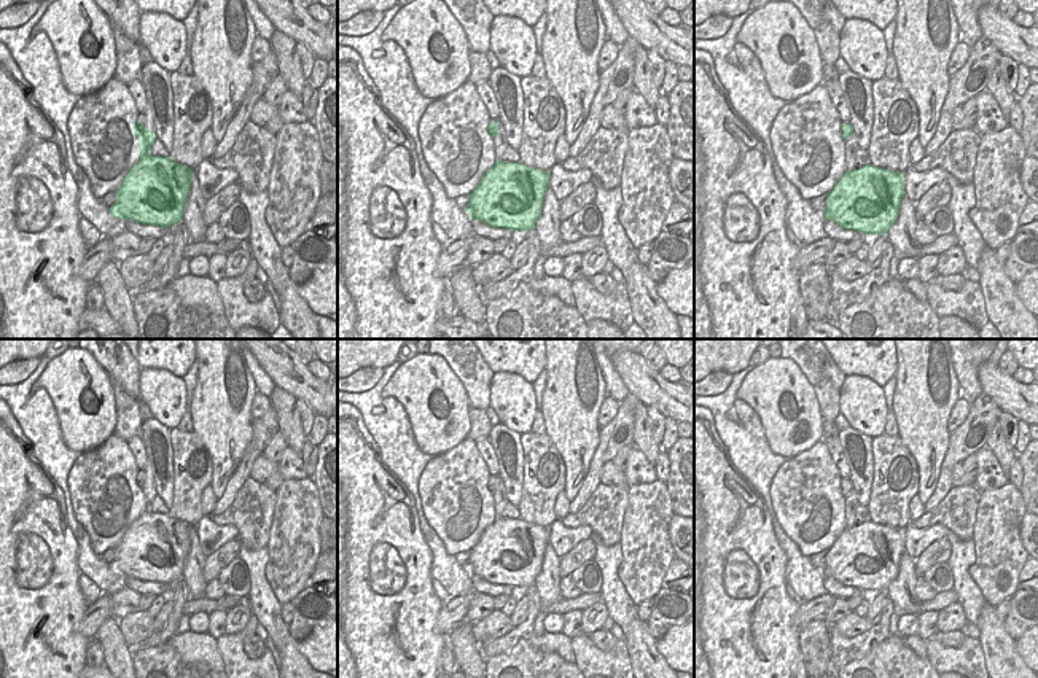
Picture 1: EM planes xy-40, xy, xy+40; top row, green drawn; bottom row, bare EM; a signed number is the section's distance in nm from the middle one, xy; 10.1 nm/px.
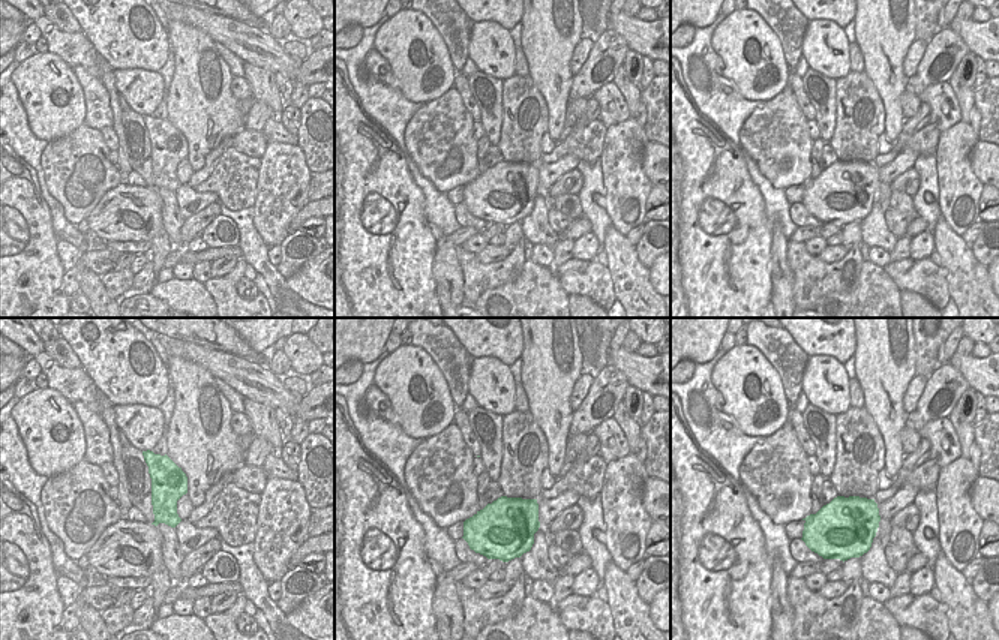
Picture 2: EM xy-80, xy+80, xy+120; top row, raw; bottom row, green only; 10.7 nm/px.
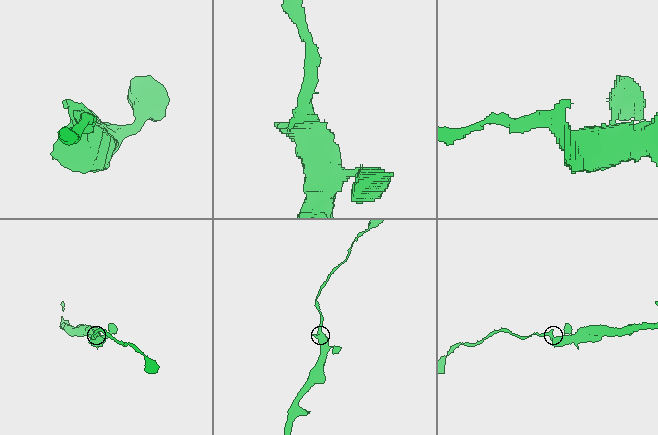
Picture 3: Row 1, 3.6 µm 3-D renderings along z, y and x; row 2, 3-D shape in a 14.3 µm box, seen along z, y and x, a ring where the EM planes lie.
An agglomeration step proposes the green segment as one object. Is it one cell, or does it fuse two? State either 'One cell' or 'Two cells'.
Two cells

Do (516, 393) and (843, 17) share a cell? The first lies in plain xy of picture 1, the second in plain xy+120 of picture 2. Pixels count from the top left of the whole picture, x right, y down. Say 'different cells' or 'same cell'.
different cells

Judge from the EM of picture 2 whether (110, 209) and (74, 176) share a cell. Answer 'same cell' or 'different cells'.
different cells

